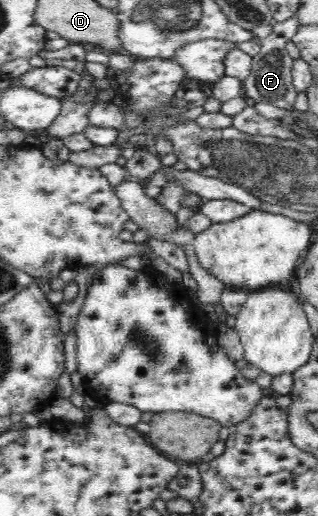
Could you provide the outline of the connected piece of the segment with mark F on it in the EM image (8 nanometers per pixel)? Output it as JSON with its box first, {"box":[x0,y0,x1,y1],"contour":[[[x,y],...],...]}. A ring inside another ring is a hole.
{"box":[244,16,299,109],"contour":[[[296,16],[288,18],[286,22],[277,22],[273,31],[266,38],[261,39],[261,49],[252,58],[250,74],[244,85],[245,96],[251,103],[269,102],[275,106],[286,109],[293,109],[298,91],[293,85],[292,64],[294,59],[286,51],[286,44],[298,32],[299,22]]]}

